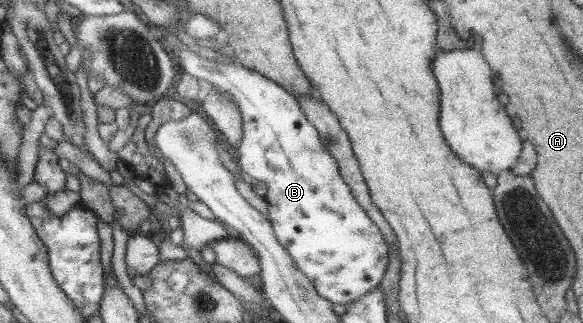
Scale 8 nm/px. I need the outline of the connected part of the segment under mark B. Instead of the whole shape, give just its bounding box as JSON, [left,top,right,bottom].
[154,28,388,306]

